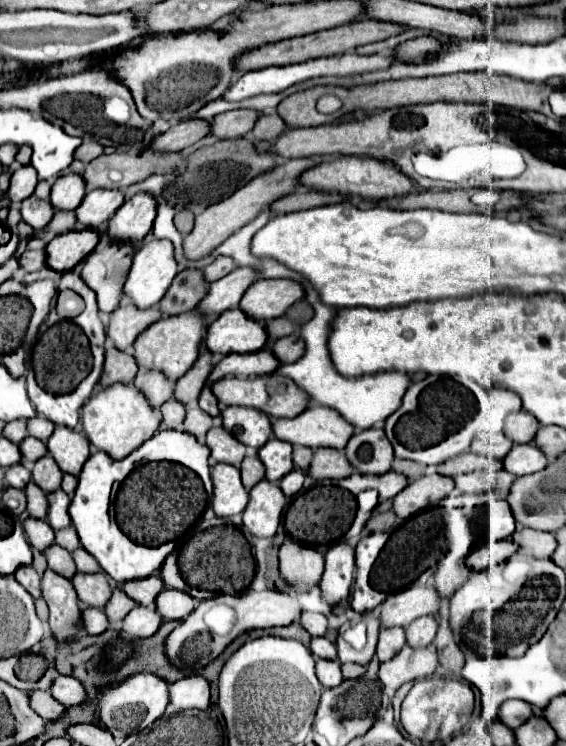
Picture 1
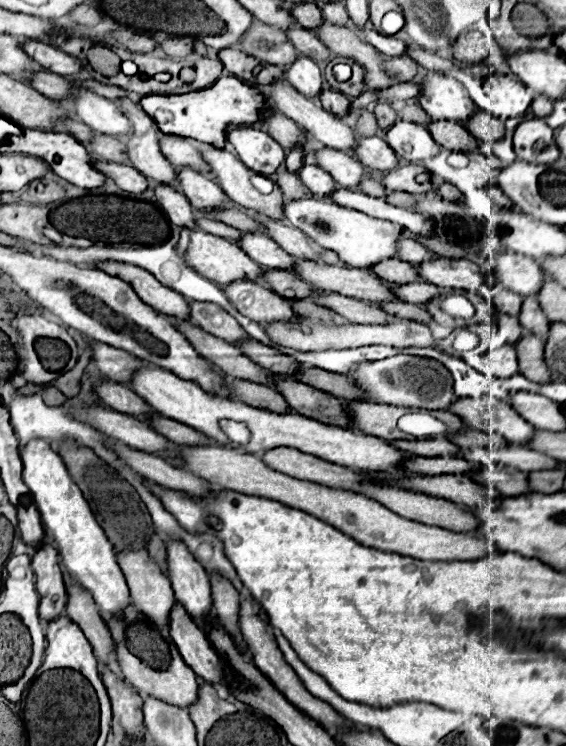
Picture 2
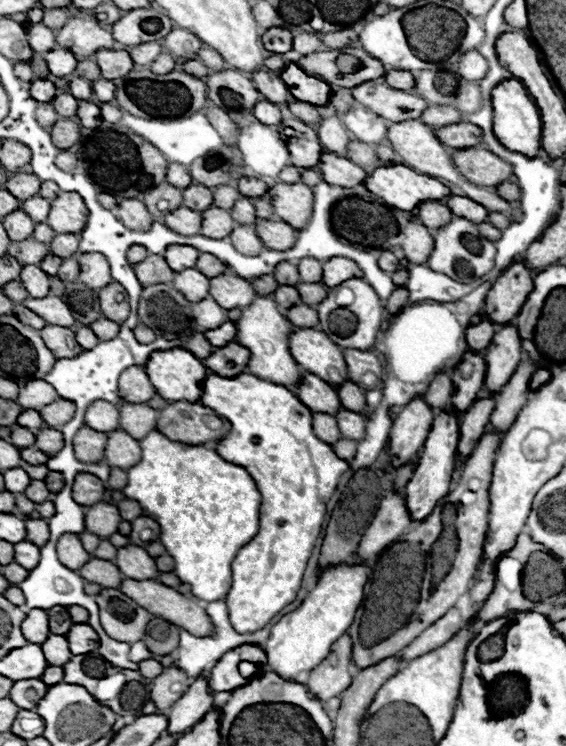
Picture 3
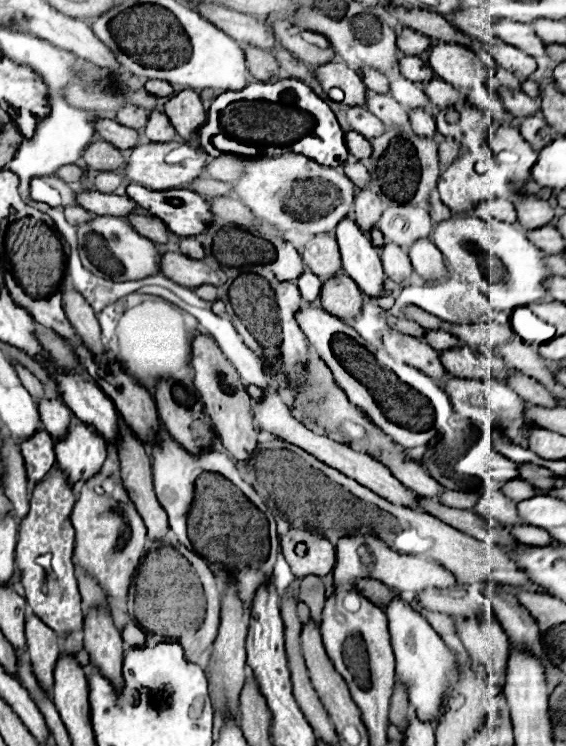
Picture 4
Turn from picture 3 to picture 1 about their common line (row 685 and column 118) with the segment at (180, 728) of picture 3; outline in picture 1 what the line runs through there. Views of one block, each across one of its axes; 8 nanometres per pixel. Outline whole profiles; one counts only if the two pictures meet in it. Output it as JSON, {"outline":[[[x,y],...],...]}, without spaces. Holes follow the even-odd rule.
{"outline":[[[92,190],[84,196],[82,204],[74,210],[78,228],[104,230],[106,220],[124,204],[124,192],[118,190]]]}

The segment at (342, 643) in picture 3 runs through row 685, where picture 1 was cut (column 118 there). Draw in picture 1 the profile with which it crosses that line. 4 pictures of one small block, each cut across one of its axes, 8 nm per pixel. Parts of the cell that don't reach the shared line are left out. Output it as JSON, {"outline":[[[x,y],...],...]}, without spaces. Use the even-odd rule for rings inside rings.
{"outline":[[[132,304],[118,306],[110,314],[110,324],[108,324],[106,334],[118,350],[128,352],[132,348],[136,336],[160,318],[162,318],[162,314],[158,312],[158,308],[138,310],[138,308],[132,308]]]}

